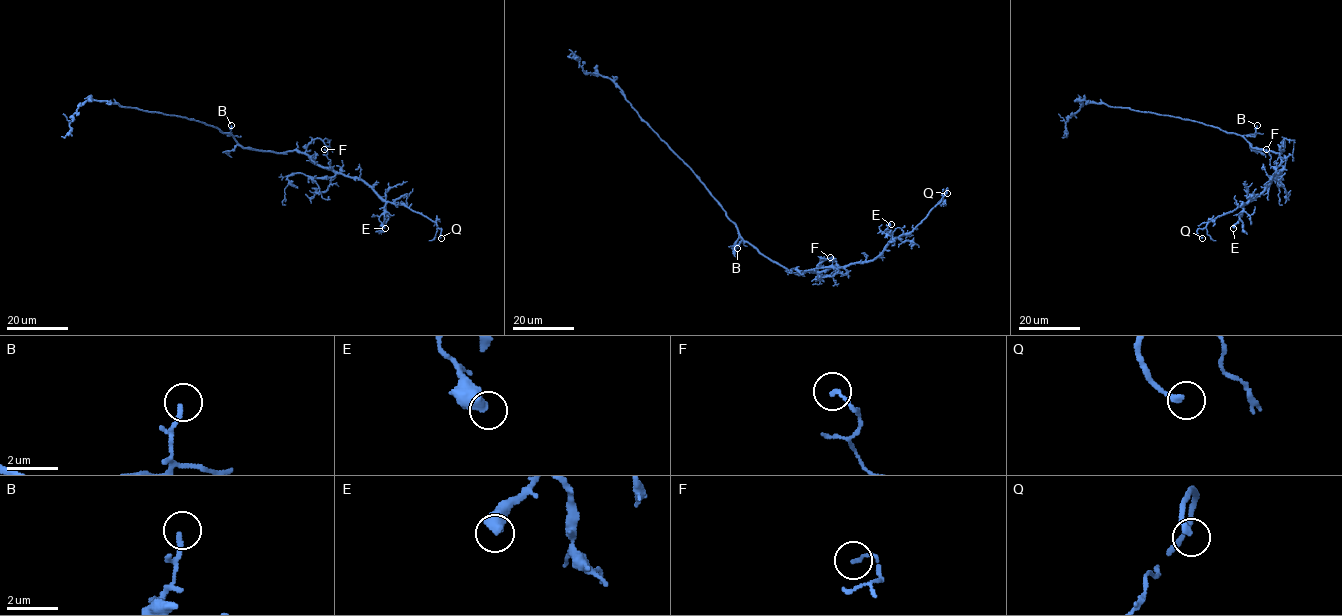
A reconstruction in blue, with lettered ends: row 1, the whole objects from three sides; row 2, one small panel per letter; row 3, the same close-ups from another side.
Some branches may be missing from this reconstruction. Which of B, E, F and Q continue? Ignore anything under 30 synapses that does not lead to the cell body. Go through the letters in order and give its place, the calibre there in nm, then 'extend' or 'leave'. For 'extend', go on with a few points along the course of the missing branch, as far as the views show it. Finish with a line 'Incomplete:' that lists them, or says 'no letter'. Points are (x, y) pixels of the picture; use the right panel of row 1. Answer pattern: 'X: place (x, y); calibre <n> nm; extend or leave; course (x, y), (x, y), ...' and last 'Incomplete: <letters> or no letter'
B: place (1257, 125); calibre 180 nm; leave
E: place (1233, 228); calibre 500 nm; leave
F: place (1266, 149); calibre 130 nm; leave
Q: place (1202, 238); calibre 240 nm; extend; course (1202, 238), (1217, 215), (1235, 217), (1256, 212), (1263, 217), (1264, 224)
Incomplete: Q

